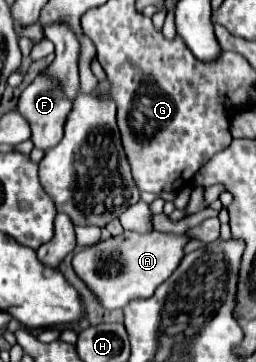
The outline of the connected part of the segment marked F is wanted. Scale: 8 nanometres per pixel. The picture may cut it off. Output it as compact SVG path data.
M39 74L35 78L35 82L31 86L27 86L25 92L21 94L17 110L23 114L23 118L27 118L29 126L31 126L33 146L47 152L53 146L57 146L63 138L63 124L65 124L67 114L71 110L71 100L65 98L61 86L55 80L47 80L47 78L43 78L43 74Z

